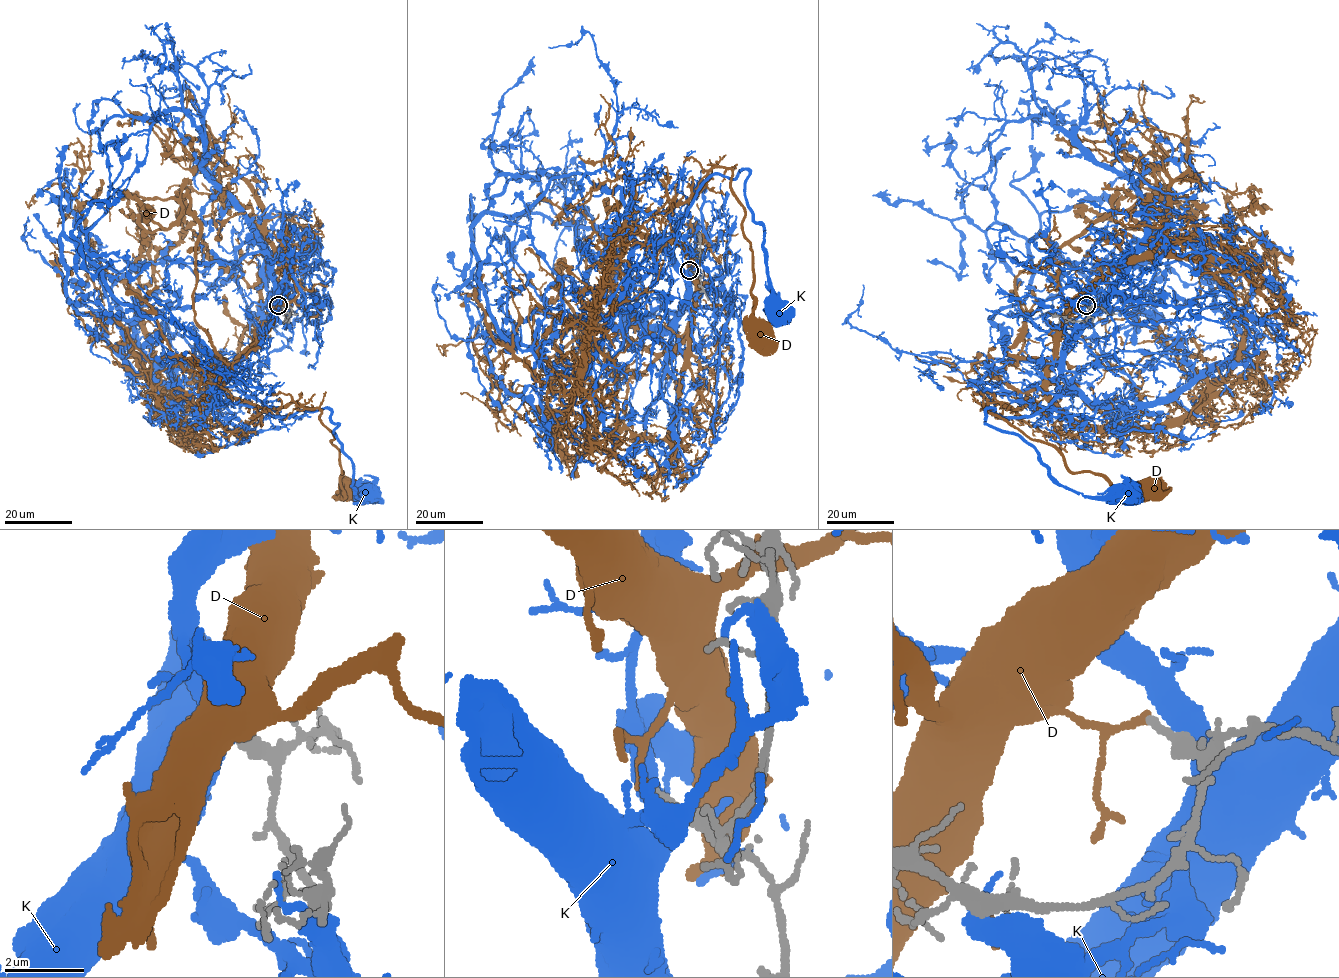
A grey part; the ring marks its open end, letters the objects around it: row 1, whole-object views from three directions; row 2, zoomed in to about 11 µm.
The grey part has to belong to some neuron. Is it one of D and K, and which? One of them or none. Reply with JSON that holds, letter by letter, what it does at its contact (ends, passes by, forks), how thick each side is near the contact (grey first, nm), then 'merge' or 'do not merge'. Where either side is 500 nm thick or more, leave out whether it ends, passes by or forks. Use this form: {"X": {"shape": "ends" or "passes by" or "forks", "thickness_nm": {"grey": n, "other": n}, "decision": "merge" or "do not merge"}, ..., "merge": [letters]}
{"D": {"shape": "ends", "thickness_nm": {"grey": 200, "other": 190}, "decision": "do not merge"}, "K": {"thickness_nm": {"grey": 420, "other": 500}, "decision": "do not merge"}, "merge": []}

